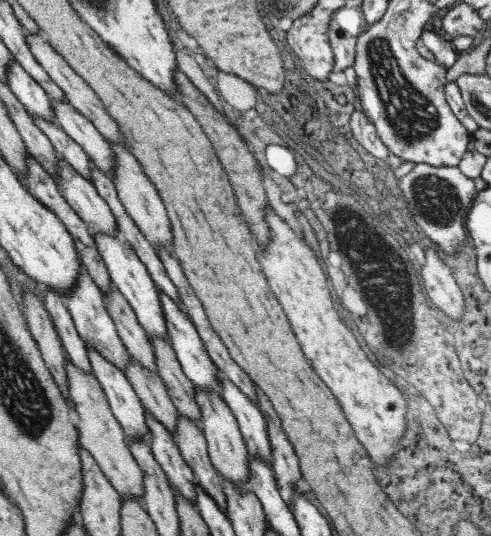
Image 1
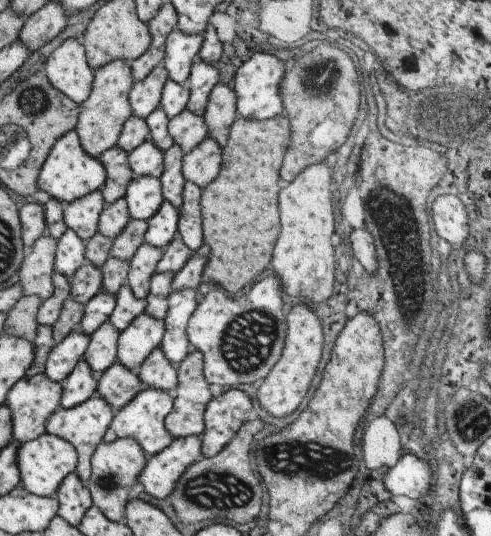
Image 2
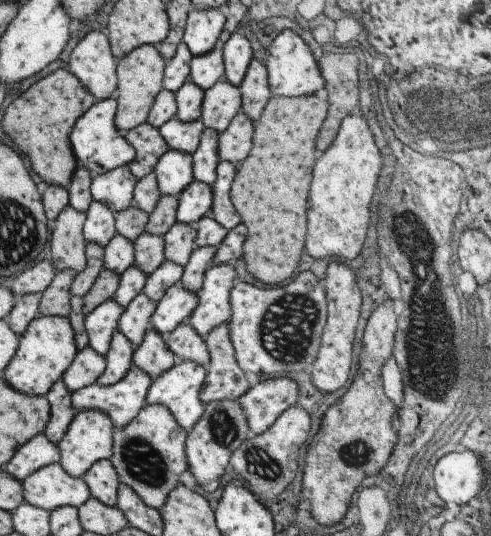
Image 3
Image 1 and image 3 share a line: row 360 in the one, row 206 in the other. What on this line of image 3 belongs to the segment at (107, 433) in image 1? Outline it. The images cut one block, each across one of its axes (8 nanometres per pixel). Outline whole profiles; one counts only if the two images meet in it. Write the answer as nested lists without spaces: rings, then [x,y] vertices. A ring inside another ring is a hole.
[[[67,204],[50,224],[49,252],[55,271],[69,269],[78,273],[85,268],[86,242],[82,235],[85,219],[84,212],[77,212]]]

